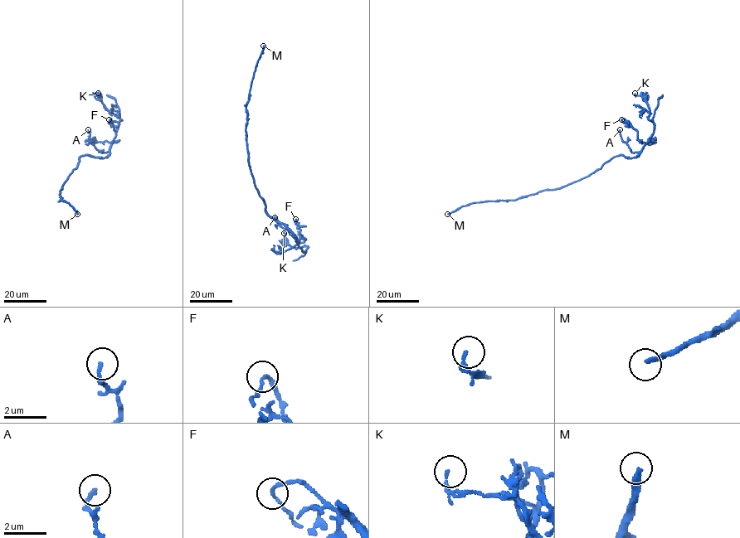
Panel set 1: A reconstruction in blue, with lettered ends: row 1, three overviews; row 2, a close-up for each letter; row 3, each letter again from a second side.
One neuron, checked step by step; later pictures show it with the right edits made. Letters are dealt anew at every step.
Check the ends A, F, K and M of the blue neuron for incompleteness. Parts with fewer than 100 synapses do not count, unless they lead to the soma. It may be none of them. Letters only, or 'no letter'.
M

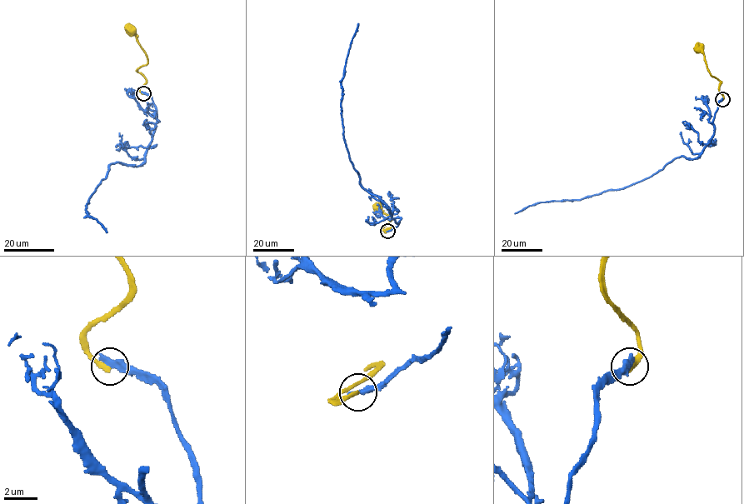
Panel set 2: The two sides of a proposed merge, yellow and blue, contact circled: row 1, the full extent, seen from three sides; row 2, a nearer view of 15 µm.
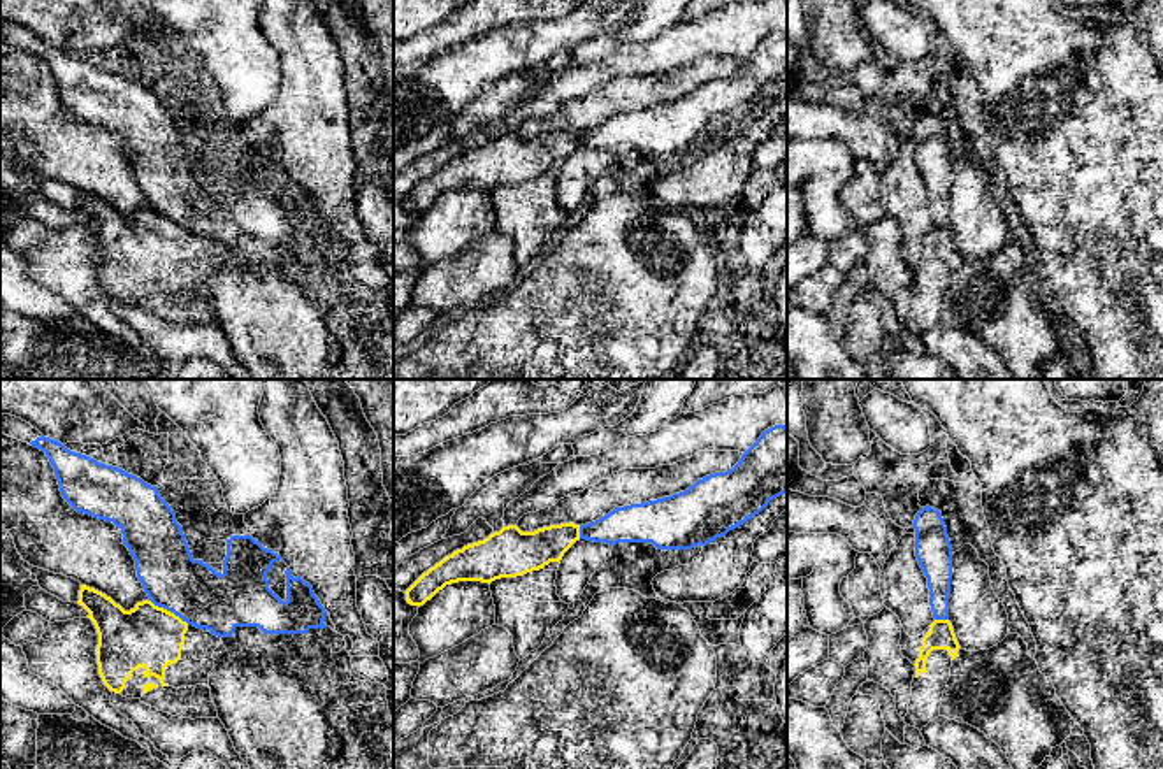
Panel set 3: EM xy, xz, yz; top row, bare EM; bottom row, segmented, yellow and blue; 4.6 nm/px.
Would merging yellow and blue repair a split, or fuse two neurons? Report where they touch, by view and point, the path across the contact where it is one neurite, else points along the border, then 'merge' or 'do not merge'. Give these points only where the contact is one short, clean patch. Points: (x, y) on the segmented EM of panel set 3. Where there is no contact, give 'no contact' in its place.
xy (169, 611) | do not merge

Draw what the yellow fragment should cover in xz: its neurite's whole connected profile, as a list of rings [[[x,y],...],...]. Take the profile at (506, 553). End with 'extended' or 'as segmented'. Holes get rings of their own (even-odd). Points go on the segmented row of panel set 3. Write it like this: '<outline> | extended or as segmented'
[[[560,523],[522,532],[516,525],[502,527],[487,539],[464,546],[423,572],[404,593],[411,606],[423,606],[446,585],[459,581],[492,583],[539,571],[580,541],[580,525]]] | as segmented

